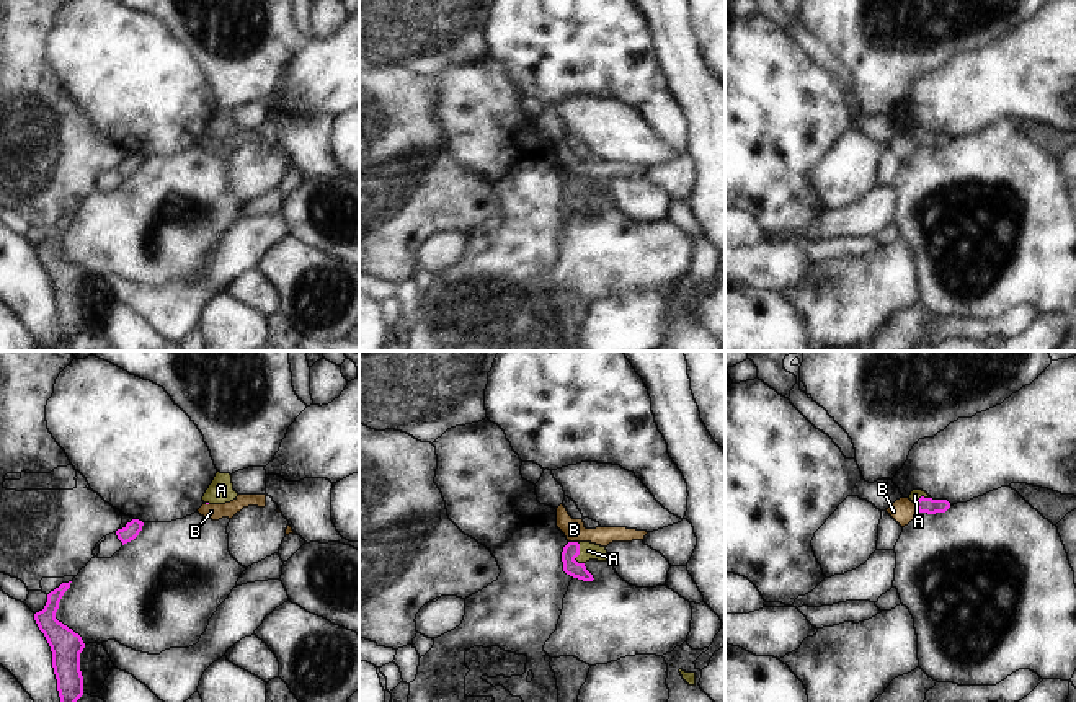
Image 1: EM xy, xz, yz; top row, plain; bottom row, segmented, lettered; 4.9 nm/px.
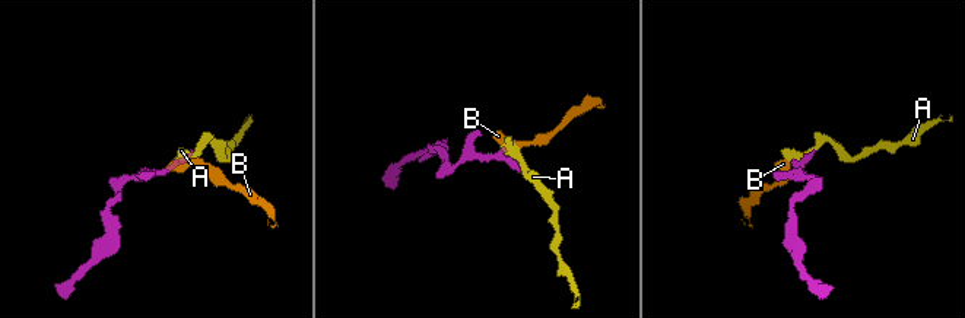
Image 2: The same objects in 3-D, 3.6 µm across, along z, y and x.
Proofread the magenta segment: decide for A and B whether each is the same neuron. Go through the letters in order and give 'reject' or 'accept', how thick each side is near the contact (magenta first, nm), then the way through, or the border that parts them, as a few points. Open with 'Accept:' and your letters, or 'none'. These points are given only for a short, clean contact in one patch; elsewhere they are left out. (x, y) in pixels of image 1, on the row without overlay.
Accept: A
A: accept | 80/90 nm | across xz (572, 183), (577, 190), (588, 185)
B: reject | 80/110 nm | along xz (569, 175), (577, 177)

